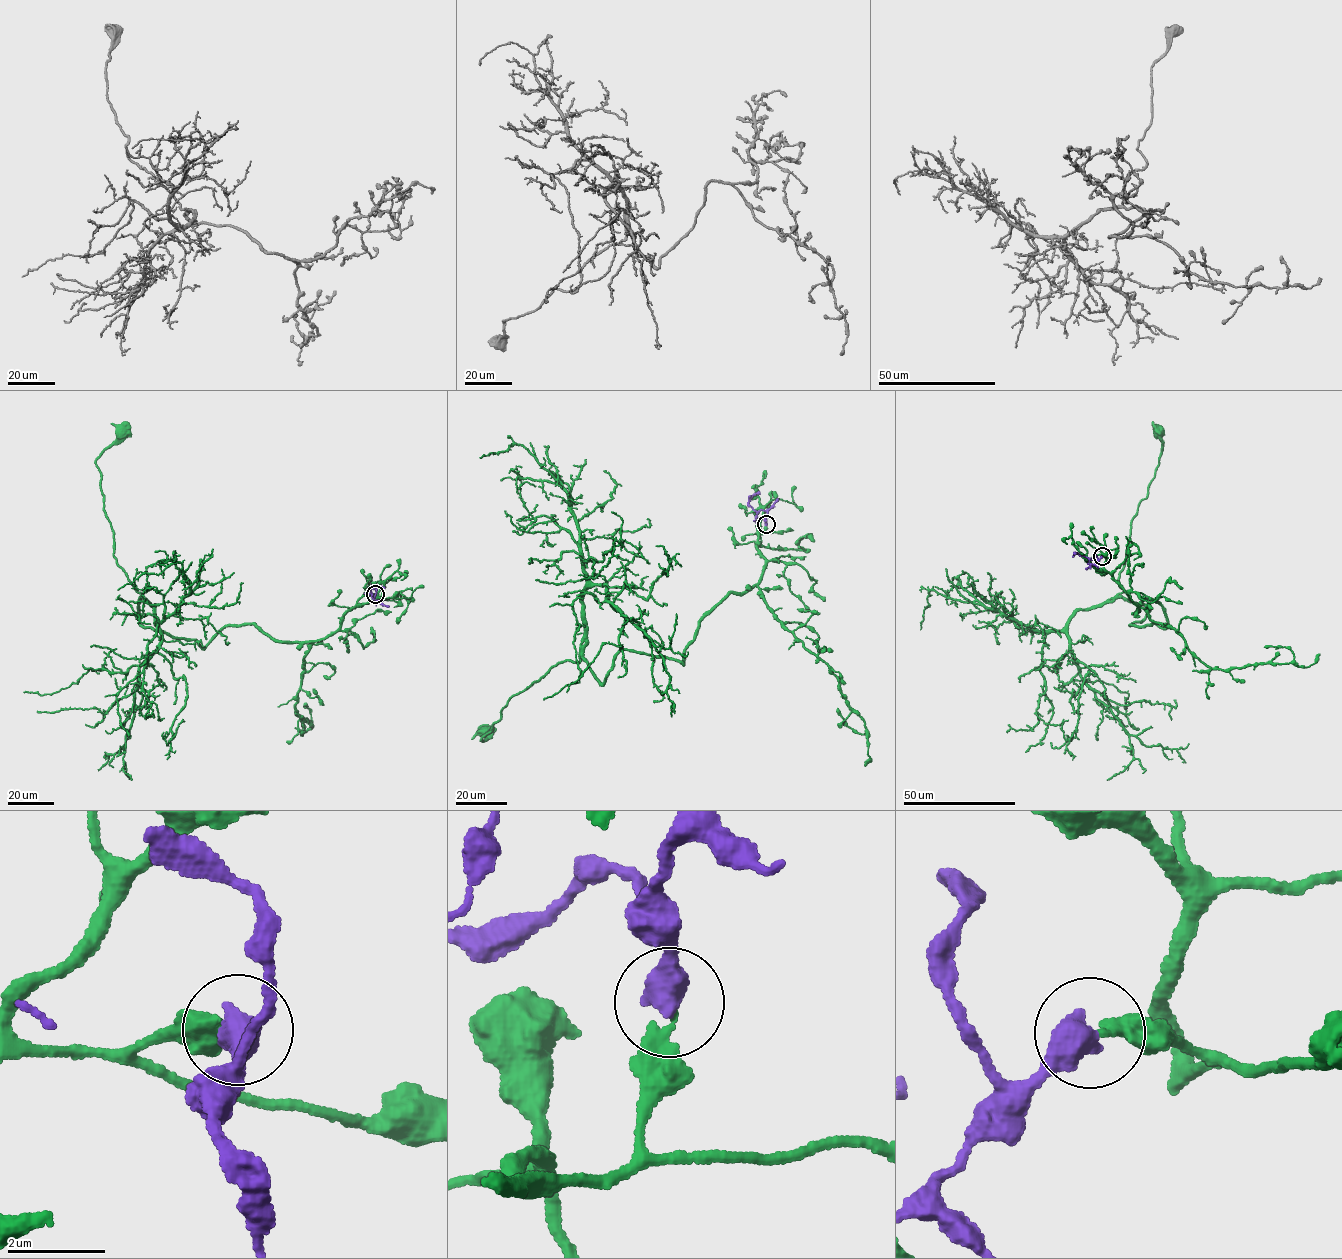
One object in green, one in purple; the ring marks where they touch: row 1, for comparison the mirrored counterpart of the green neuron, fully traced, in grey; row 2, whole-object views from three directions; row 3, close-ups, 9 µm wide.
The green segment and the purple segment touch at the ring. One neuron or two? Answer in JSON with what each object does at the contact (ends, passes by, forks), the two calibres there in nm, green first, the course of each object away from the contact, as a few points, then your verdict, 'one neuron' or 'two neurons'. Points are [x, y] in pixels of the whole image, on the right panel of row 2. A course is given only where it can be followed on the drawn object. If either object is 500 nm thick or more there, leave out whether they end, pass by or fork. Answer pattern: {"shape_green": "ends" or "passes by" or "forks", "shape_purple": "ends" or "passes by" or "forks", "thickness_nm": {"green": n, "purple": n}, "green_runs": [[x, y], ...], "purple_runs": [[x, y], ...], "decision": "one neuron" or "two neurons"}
{"thickness_nm": {"green": 220, "purple": 600}, "green_runs": [[1102, 556], [1133, 612], [1155, 600], [1166, 627], [1130, 626], [1149, 607], [1116, 596], [1158, 431]], "purple_runs": [[1102, 556], [1092, 564], [1088, 563], [1088, 559], [1076, 554]], "decision": "two neurons"}

